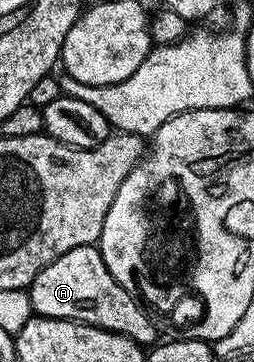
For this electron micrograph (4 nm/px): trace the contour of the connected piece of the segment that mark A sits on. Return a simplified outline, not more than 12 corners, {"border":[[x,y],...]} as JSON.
{"border":[[95,244],[33,278],[35,316],[156,343],[156,321]]}

